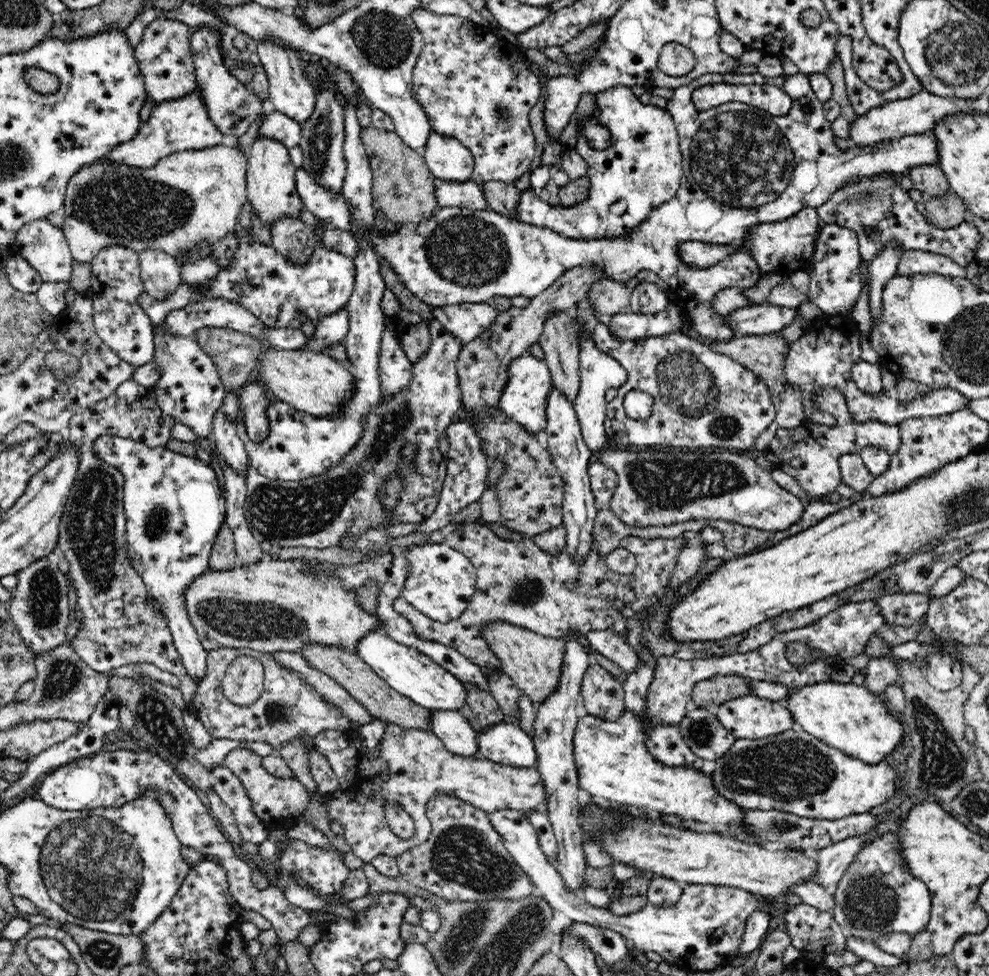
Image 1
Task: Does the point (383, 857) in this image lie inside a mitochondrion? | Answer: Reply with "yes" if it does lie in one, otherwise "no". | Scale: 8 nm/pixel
no

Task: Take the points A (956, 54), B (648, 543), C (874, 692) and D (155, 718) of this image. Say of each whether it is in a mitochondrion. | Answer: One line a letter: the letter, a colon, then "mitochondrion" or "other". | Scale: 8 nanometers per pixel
A: mitochondrion
B: other
C: other
D: mitochondrion

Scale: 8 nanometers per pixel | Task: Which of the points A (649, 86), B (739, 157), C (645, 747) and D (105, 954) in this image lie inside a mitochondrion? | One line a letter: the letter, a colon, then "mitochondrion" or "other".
A: other
B: mitochondrion
C: other
D: mitochondrion

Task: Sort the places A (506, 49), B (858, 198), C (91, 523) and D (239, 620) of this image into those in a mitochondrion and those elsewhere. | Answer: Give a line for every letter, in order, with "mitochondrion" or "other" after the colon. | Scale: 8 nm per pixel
A: other
B: mitochondrion
C: mitochondrion
D: mitochondrion

